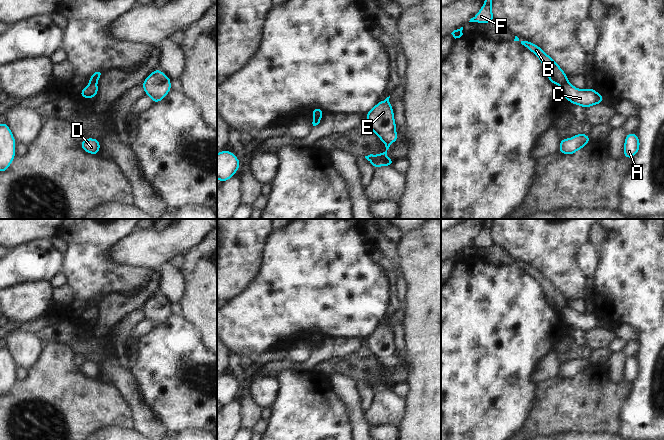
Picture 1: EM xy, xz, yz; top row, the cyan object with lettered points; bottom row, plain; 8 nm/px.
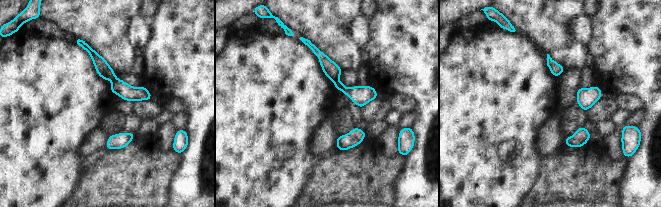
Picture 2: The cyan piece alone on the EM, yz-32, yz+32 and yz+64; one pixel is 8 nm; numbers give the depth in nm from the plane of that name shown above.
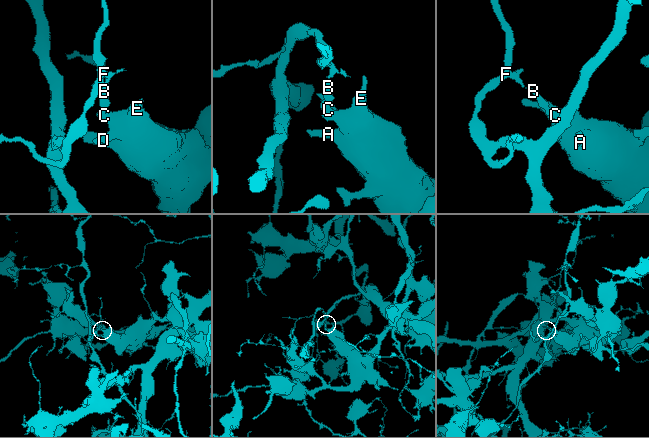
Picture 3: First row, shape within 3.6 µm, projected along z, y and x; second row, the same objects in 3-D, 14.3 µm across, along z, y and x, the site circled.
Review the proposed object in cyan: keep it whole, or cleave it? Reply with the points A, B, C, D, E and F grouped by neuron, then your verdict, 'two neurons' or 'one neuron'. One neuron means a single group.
groups A C D E / B F; two neurons

